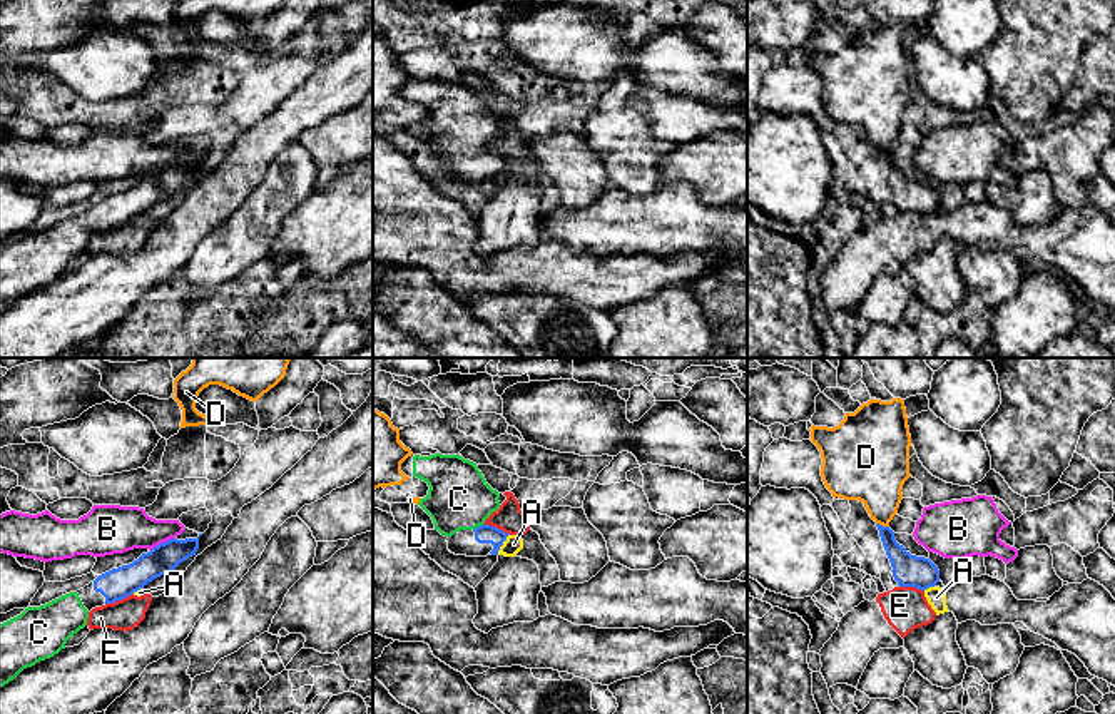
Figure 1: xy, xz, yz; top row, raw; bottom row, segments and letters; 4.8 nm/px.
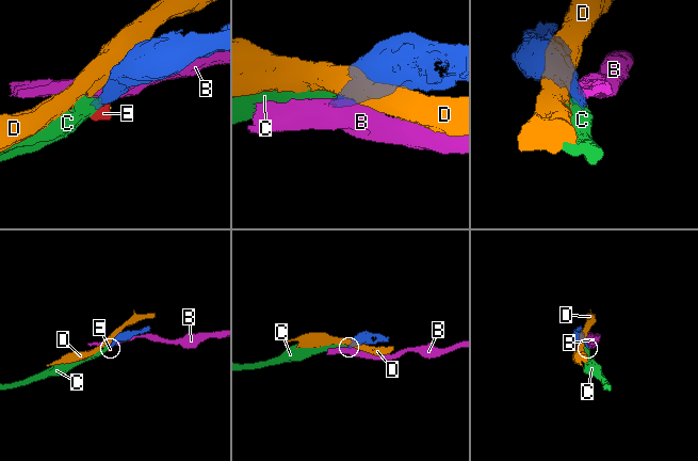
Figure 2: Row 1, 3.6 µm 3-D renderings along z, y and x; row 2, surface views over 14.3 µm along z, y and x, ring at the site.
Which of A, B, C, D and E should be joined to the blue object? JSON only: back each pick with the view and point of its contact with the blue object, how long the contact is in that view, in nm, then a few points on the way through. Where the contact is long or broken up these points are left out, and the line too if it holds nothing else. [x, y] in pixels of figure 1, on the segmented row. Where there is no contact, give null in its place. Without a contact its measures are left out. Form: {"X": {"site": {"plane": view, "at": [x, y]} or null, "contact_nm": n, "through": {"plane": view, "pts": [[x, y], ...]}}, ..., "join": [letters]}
{"C": {"site": {"plane": "xz", "at": [480, 525]}, "contact_nm": 70, "through": {"plane": "xz", "pts": [[485, 534], [480, 525], [458, 499]]}}, "join": ["C"]}

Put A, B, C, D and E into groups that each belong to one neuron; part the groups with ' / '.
A E / B / C / D

